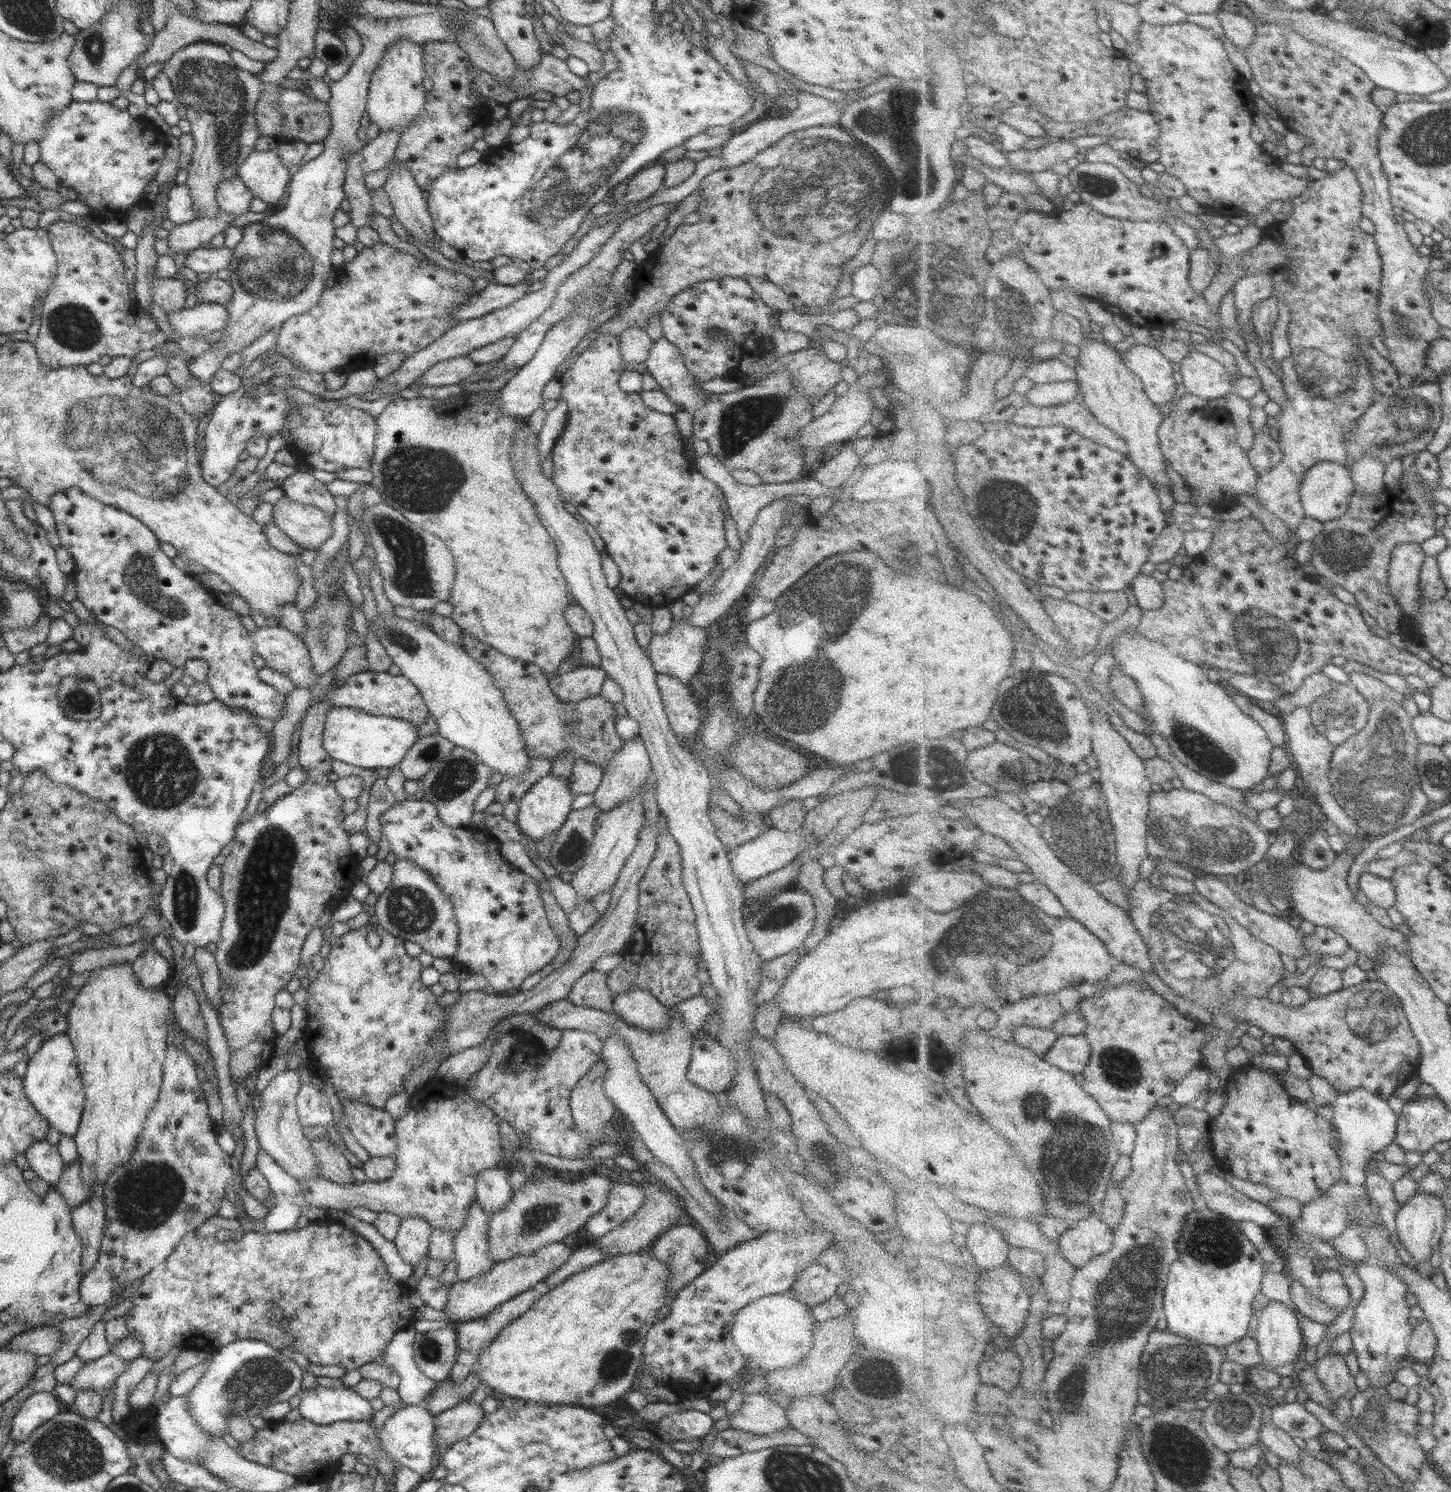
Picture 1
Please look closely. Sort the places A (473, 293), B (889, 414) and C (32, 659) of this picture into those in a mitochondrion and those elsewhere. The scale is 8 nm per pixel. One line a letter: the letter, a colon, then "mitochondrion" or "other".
A: other
B: other
C: other

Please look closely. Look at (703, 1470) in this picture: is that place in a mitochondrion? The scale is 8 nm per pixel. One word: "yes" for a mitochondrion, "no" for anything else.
no

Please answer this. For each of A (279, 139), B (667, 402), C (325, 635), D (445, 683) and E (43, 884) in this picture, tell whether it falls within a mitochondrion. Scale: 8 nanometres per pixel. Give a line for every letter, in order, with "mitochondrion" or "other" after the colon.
A: other
B: other
C: mitochondrion
D: other
E: mitochondrion

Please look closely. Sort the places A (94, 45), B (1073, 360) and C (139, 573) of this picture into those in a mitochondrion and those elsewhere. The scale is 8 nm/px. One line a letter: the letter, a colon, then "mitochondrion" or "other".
A: mitochondrion
B: other
C: mitochondrion

